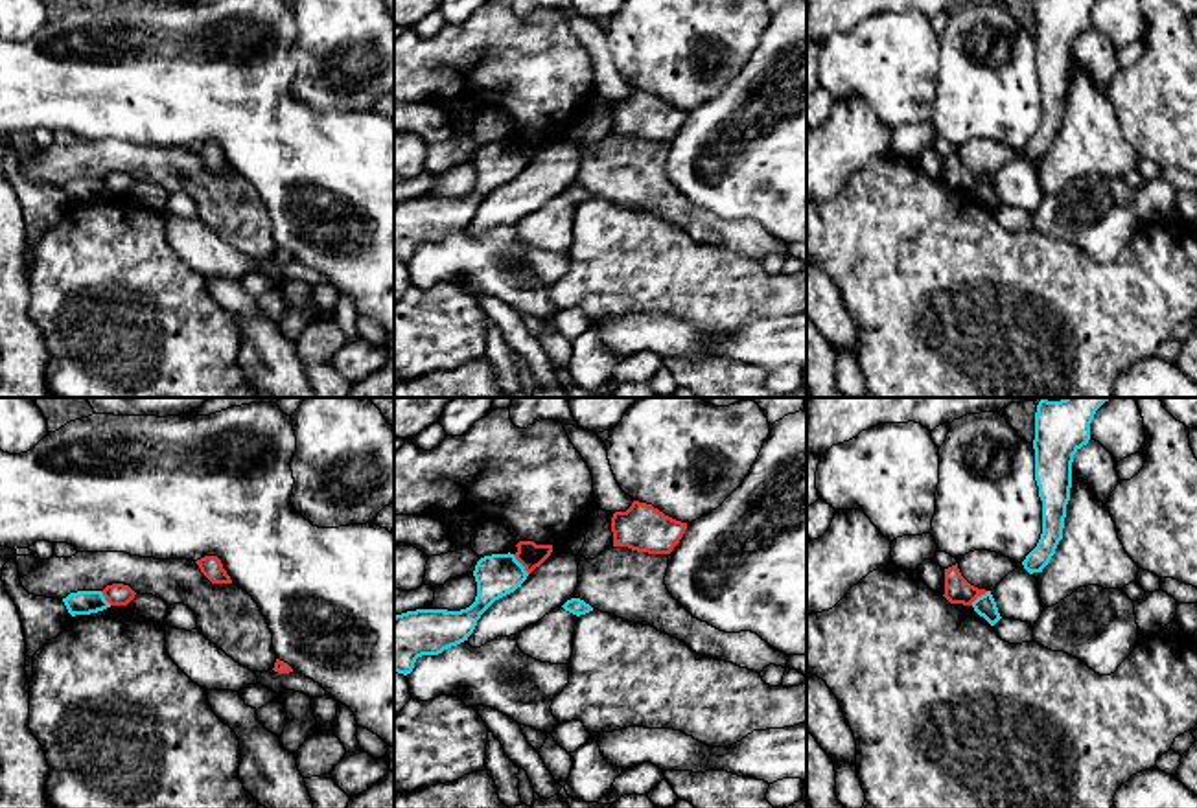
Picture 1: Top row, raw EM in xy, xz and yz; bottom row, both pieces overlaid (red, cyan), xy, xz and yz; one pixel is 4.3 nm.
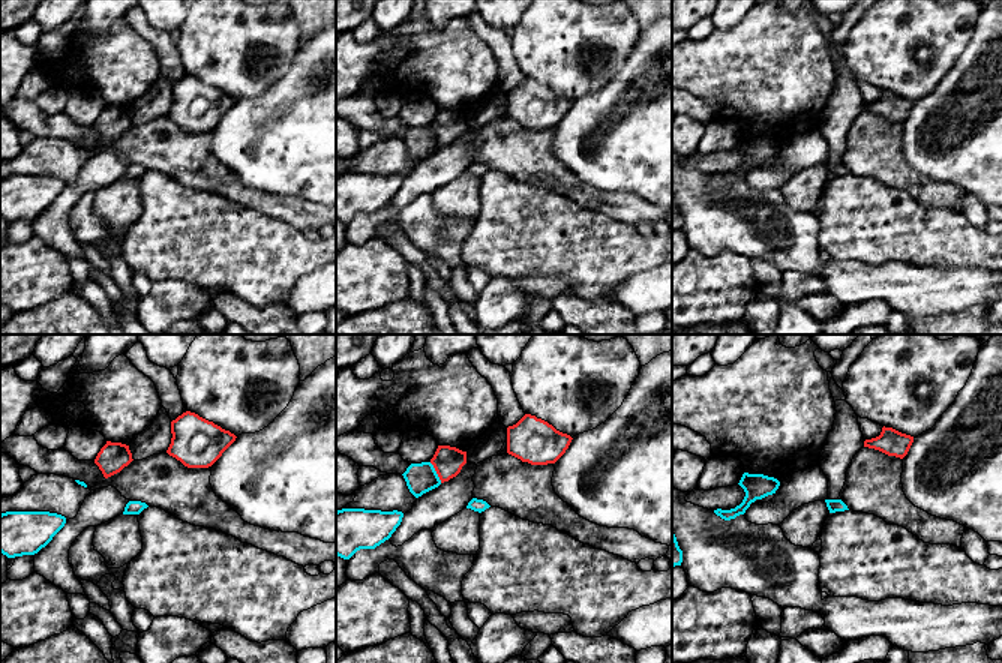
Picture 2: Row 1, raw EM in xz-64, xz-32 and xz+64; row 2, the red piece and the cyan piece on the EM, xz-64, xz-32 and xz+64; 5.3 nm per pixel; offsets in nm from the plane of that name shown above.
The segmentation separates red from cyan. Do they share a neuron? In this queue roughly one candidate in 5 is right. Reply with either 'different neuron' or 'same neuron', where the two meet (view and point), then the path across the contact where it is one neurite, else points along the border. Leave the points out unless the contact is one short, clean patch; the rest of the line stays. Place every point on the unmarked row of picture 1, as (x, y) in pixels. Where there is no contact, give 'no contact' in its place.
different neuron | xz (520, 150) | along xz (512, 142), (529, 161)

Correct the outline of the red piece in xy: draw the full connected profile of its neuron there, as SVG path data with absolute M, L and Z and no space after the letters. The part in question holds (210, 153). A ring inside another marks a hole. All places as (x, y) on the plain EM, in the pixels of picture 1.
M204 144L195 151L212 171L232 171L230 164L223 156L223 151L217 144Z

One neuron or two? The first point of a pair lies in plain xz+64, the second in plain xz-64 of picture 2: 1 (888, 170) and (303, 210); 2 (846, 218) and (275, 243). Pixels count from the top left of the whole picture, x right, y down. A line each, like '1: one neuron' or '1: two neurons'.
1: one neuron
2: one neuron

